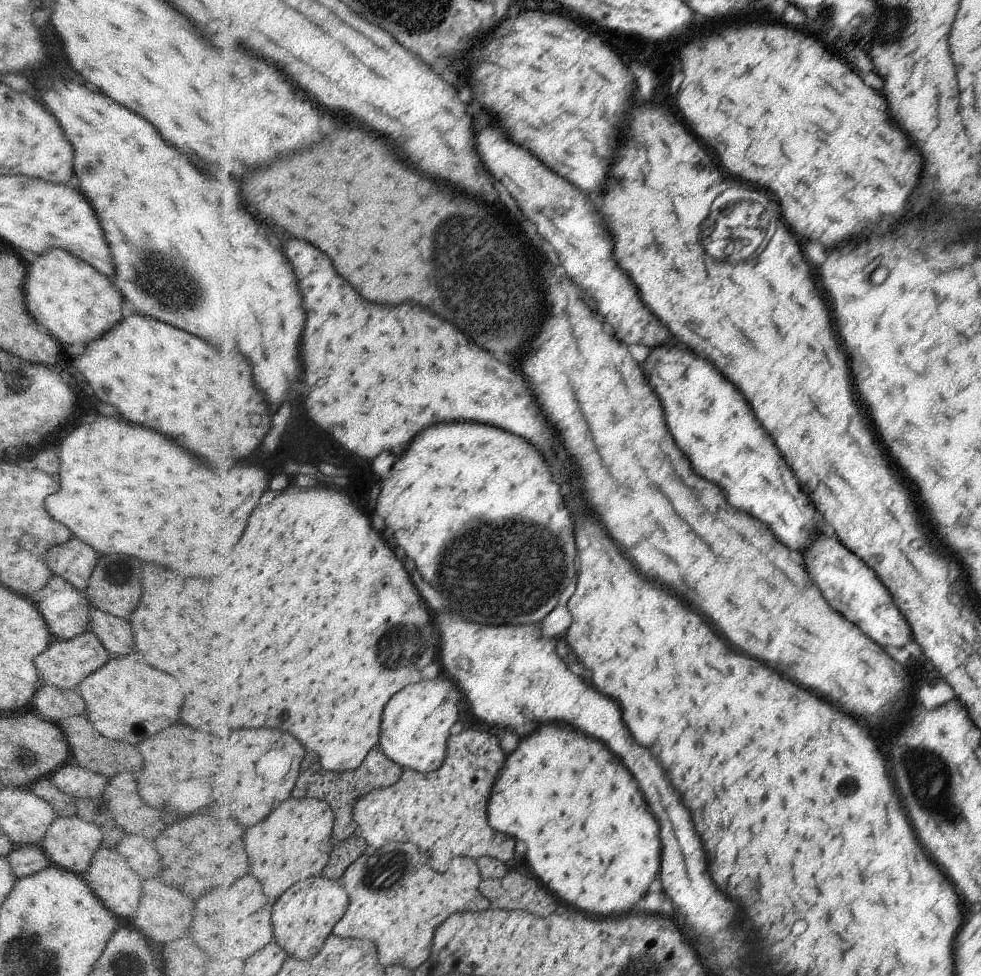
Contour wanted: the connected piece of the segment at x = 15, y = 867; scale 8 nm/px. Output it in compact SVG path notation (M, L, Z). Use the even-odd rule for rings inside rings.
M36 845L16 846L7 859L17 879L36 874L51 864L44 851Z

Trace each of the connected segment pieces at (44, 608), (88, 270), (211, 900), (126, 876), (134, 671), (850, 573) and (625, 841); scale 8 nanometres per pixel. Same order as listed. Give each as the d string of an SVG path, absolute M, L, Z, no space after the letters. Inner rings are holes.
M52 578L29 598L44 617L53 640L72 640L88 630L91 603L84 591L76 590L65 578Z
M50 248L36 260L27 263L27 275L25 282L25 302L29 315L43 330L53 336L58 342L72 346L72 344L88 344L100 334L108 332L120 318L122 318L122 304L124 298L112 288L106 276L96 272L90 264L80 260L67 250Z
M250 874L228 888L214 888L194 905L192 938L210 958L240 958L248 960L276 940L274 928L275 903L256 876Z
M100 847L92 857L88 870L84 873L83 879L91 888L96 898L101 900L101 903L112 913L116 918L132 918L136 916L138 905L140 904L141 881L142 879L130 868L128 862L123 856L118 854L116 849L108 849Z
M140 654L112 656L102 668L85 678L75 691L87 704L86 717L104 737L139 745L178 720L184 692L174 676L150 668Z
M822 534L818 542L814 542L810 550L806 550L804 558L808 560L808 572L812 580L824 592L828 604L832 604L832 608L836 608L838 612L844 612L844 616L848 616L852 624L860 624L860 628L864 628L864 632L868 632L872 640L884 644L884 648L904 648L912 640L912 630L906 618L900 614L888 590L876 578L874 570L868 568L856 554L846 550L838 540L832 540L830 536L824 538Z
M546 724L540 726L532 736L524 738L520 742L520 746L508 756L508 760L504 762L504 768L500 770L498 780L492 786L492 792L487 804L487 817L490 828L498 832L514 836L516 840L524 840L524 844L528 846L528 854L526 860L532 868L532 872L536 874L536 878L540 878L540 882L546 886L546 890L554 892L560 900L574 904L578 910L586 912L586 914L596 914L596 916L622 916L624 912L632 912L634 906L640 902L640 898L646 896L656 872L658 872L658 864L660 864L660 852L662 852L662 844L660 844L660 826L656 824L654 816L650 814L642 792L638 790L638 784L634 780L634 776L624 768L624 764L606 748L602 746L598 740L590 740L578 732L566 732L558 726Z

